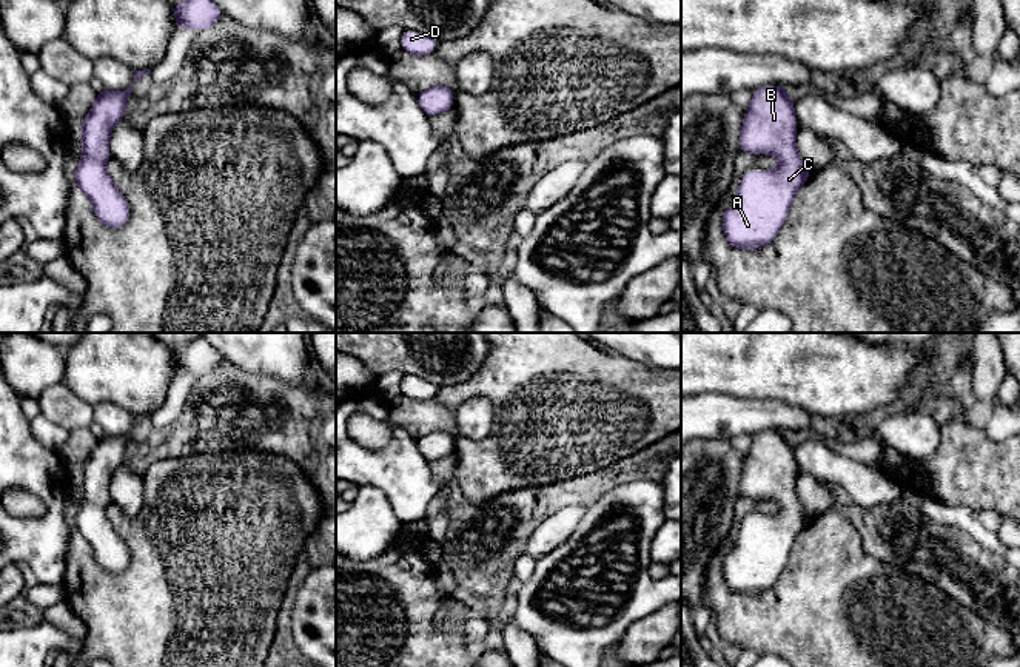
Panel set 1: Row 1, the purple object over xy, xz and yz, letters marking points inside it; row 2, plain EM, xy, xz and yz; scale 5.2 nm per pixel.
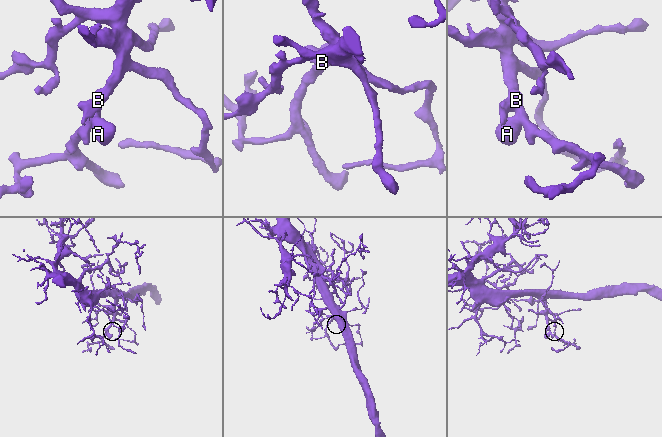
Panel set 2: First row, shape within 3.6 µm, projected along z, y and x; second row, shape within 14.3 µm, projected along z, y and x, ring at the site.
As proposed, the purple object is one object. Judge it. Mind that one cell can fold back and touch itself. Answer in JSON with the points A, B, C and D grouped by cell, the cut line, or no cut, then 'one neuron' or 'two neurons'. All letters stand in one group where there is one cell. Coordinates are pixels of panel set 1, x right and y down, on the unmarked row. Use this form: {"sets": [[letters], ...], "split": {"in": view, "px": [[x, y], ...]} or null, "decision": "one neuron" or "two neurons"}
{"sets": [["A", "B", "C", "D"]], "split": null, "decision": "one neuron"}

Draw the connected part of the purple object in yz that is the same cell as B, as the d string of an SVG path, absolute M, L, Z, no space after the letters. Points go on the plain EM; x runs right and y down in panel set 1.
M772 430L753 434L750 451L743 464L740 496L753 501L773 499L780 510L773 516L749 516L741 521L733 550L723 556L723 578L732 593L757 595L769 590L783 571L795 539L812 518L795 494L797 476L792 439Z

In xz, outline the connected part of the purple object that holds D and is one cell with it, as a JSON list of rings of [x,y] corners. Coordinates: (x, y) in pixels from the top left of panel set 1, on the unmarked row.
[[[404,376],[401,384],[401,394],[413,401],[428,401],[438,394],[439,388],[421,377]]]

